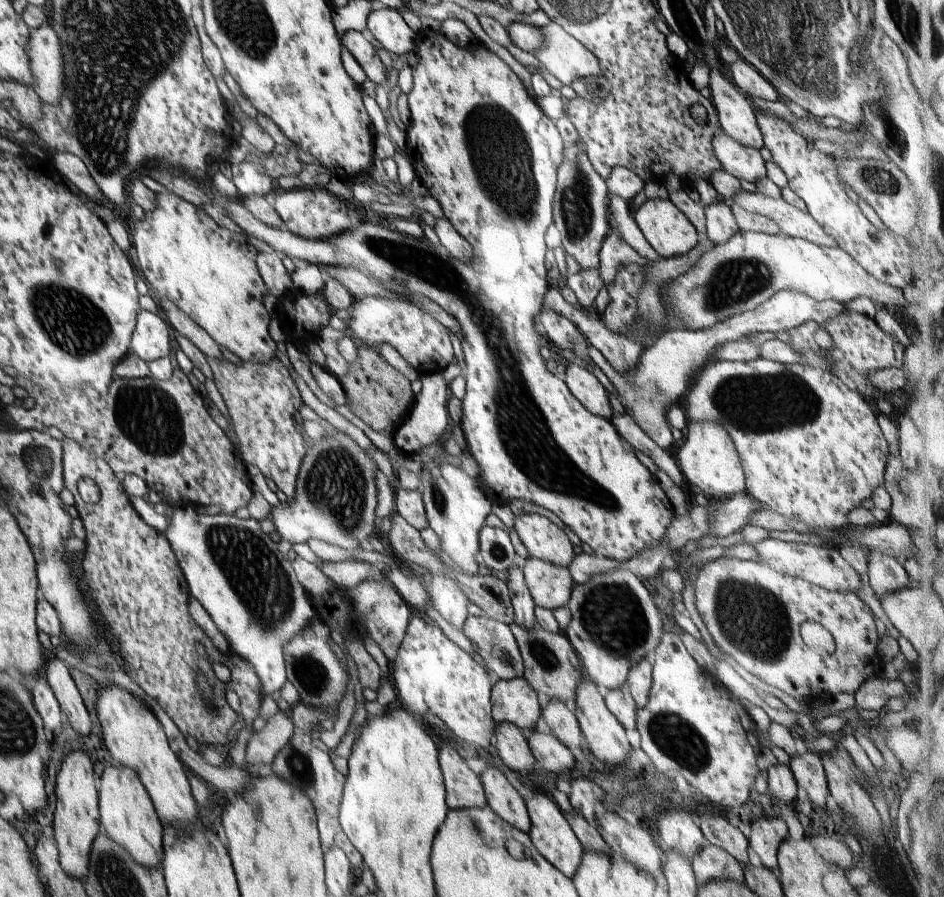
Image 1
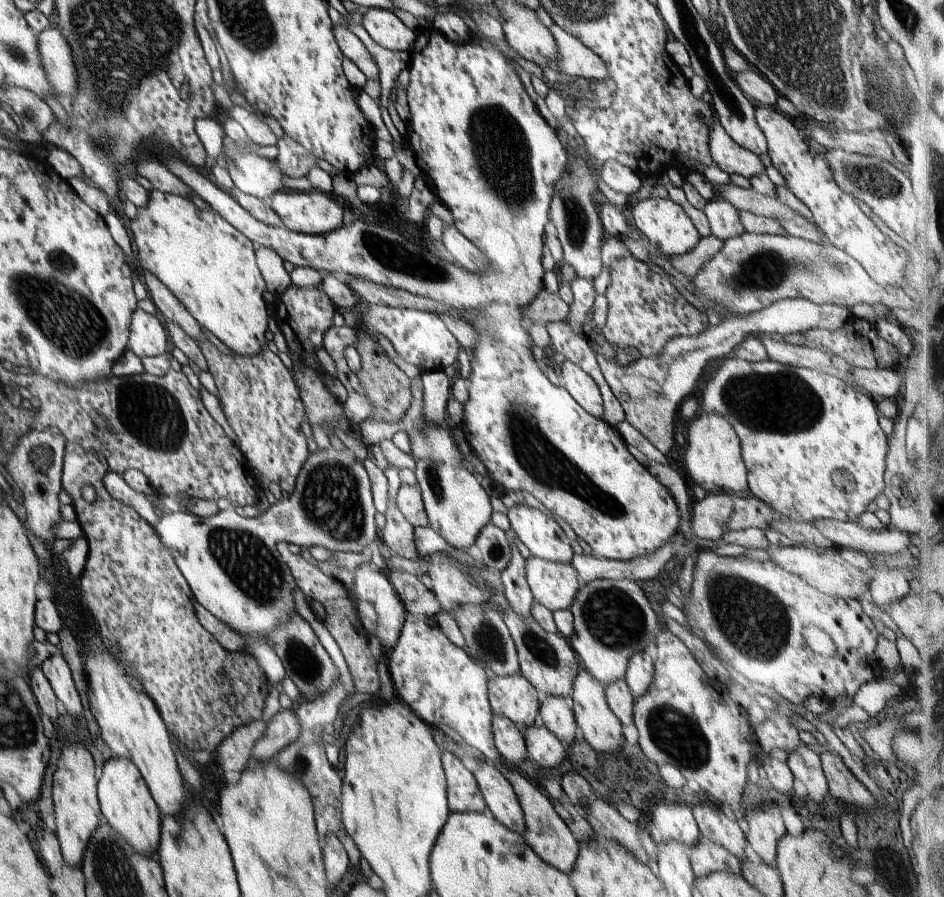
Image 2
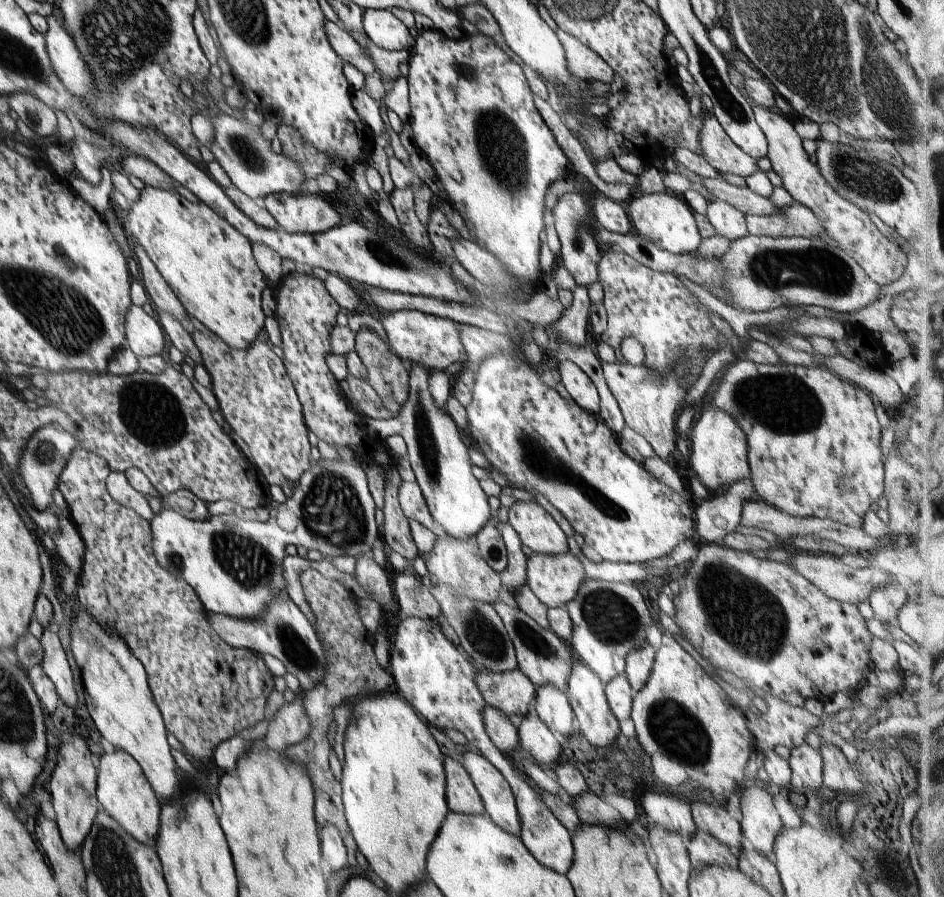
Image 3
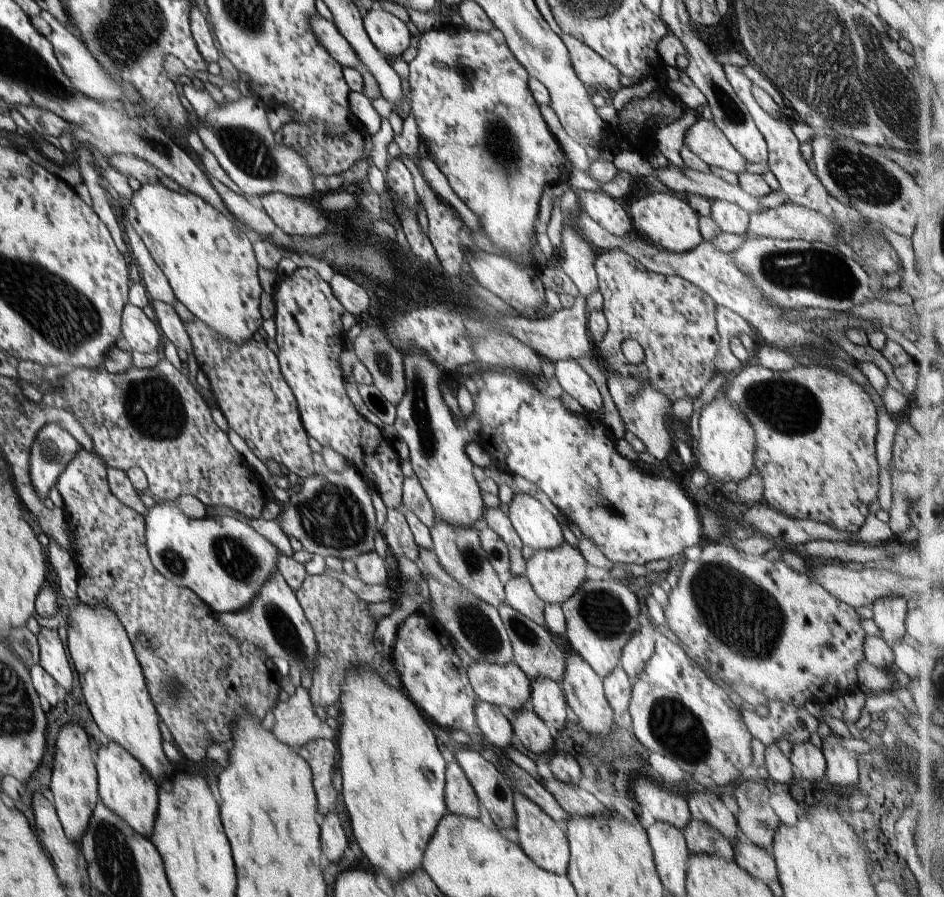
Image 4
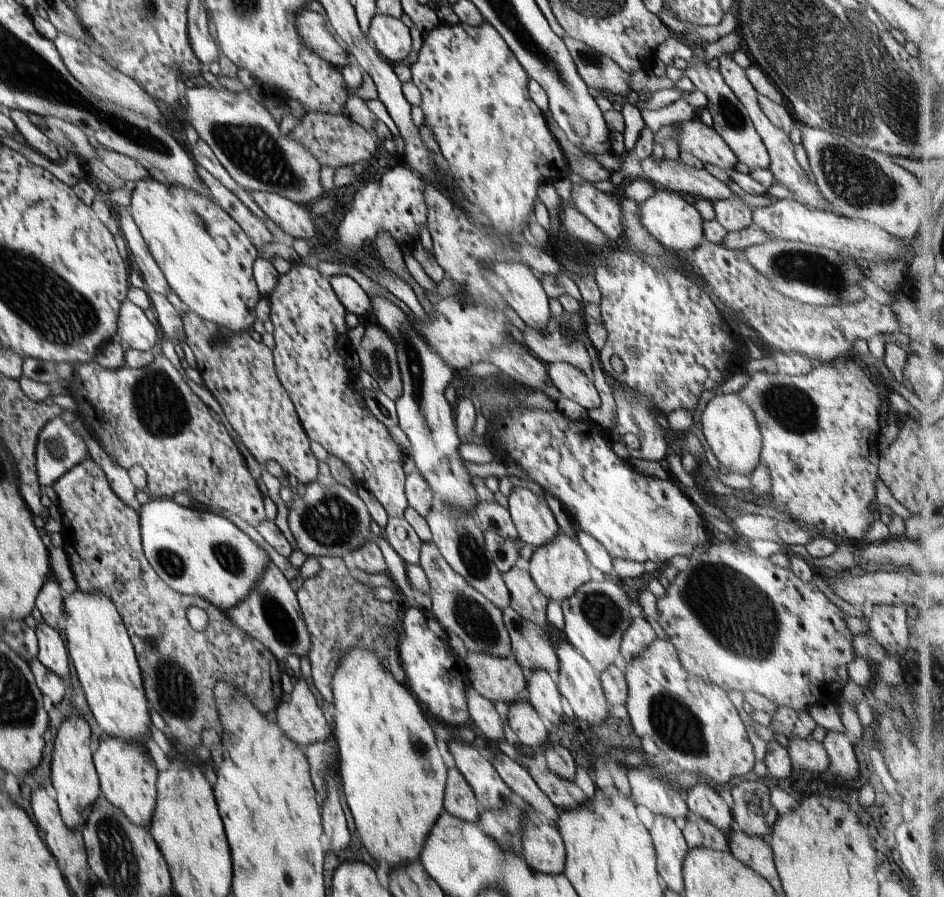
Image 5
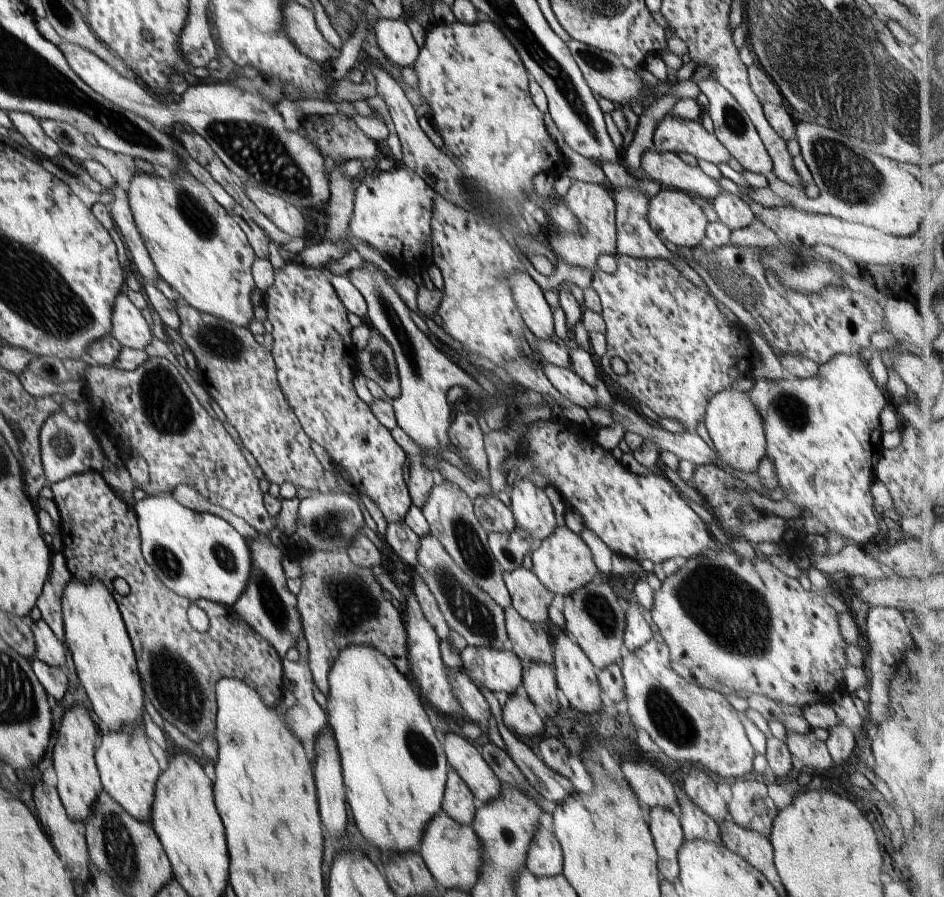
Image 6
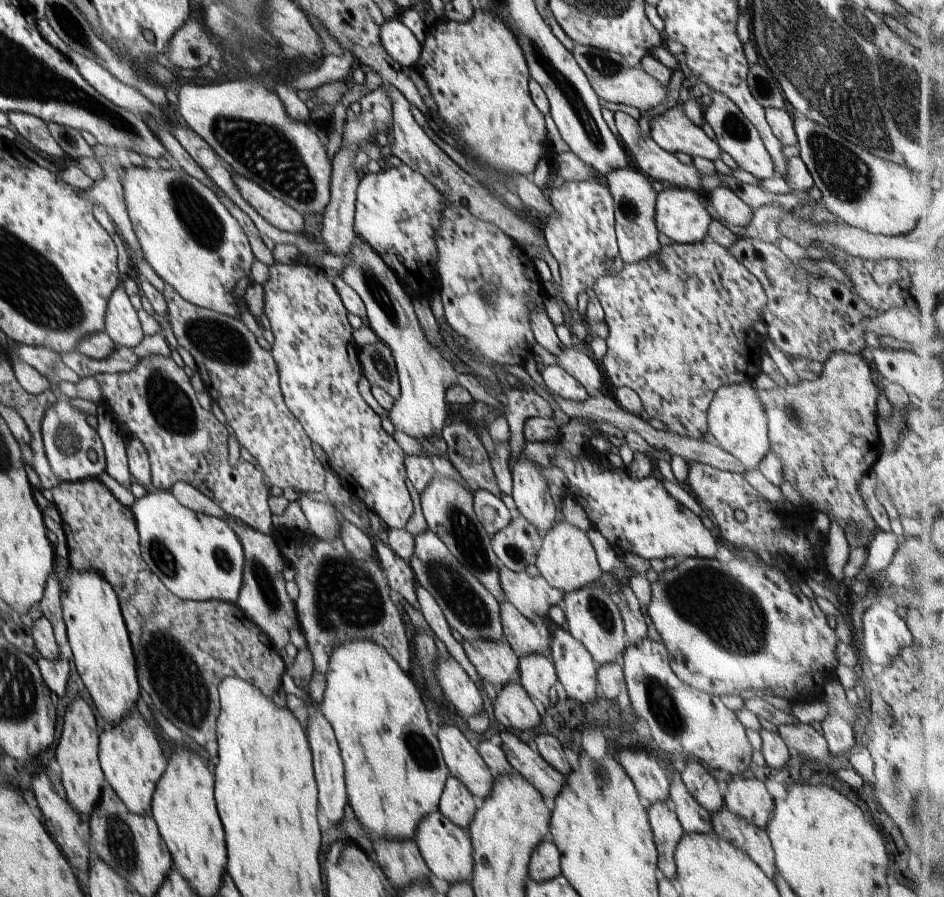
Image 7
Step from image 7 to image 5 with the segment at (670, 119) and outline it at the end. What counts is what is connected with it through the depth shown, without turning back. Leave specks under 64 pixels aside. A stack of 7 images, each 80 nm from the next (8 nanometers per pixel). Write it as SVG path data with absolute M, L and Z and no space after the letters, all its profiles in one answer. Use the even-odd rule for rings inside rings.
M699 118L690 121L672 123L662 127L653 135L652 157L662 160L665 157L663 143L665 139L675 137L679 150L689 152L699 158L703 164L713 164L726 170L733 170L738 162L736 155L723 138Z

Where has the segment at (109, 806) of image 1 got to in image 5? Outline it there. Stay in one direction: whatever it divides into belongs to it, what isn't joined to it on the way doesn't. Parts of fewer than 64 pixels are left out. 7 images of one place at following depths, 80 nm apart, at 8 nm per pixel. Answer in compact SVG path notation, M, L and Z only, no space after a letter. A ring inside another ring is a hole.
M108 737L99 742L99 748L93 754L98 773L101 794L107 798L133 825L151 827L153 812L157 803L156 765L145 745L134 741L129 743L120 737Z

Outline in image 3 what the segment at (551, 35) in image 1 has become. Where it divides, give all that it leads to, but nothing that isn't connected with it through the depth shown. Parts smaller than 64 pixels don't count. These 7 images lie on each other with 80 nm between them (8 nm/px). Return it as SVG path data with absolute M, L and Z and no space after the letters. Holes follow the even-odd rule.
M560 27L555 32L562 43L567 58L568 70L588 86L594 80L600 80L606 85L612 82L615 72L612 67L591 48L582 44L576 37L568 36L568 33Z

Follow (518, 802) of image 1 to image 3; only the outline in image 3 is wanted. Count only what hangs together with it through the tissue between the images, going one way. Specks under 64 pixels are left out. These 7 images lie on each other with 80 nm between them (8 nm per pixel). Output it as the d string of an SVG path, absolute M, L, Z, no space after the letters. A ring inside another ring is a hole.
M469 751L463 757L463 766L483 800L485 812L502 830L518 837L521 826L509 782L482 755Z

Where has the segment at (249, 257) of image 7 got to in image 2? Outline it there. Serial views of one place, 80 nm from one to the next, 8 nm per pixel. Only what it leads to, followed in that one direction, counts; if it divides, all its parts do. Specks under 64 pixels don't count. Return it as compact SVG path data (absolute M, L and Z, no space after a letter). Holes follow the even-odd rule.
M161 190L149 191L146 206L130 219L132 240L138 248L141 270L149 270L184 305L184 308L226 346L242 356L258 354L266 345L268 314L262 293L267 290L255 255L256 246L214 211L201 211L188 198Z

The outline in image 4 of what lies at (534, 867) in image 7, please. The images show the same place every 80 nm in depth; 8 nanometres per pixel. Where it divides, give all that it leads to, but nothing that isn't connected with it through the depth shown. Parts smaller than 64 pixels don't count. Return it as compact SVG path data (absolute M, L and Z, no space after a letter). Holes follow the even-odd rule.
M514 790L515 828L518 831L519 847L537 866L551 873L566 875L570 860L569 842L565 830L554 822L534 801Z

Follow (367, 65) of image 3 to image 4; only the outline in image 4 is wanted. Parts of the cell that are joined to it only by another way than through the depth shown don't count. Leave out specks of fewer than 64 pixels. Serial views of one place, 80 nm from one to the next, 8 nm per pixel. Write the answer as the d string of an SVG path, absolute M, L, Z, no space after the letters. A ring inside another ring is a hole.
M318 13L312 15L307 21L318 42L336 62L341 64L342 68L355 68L361 75L366 72L367 68L363 62L360 62L357 52L353 49L353 46L348 44L348 41L332 21Z

